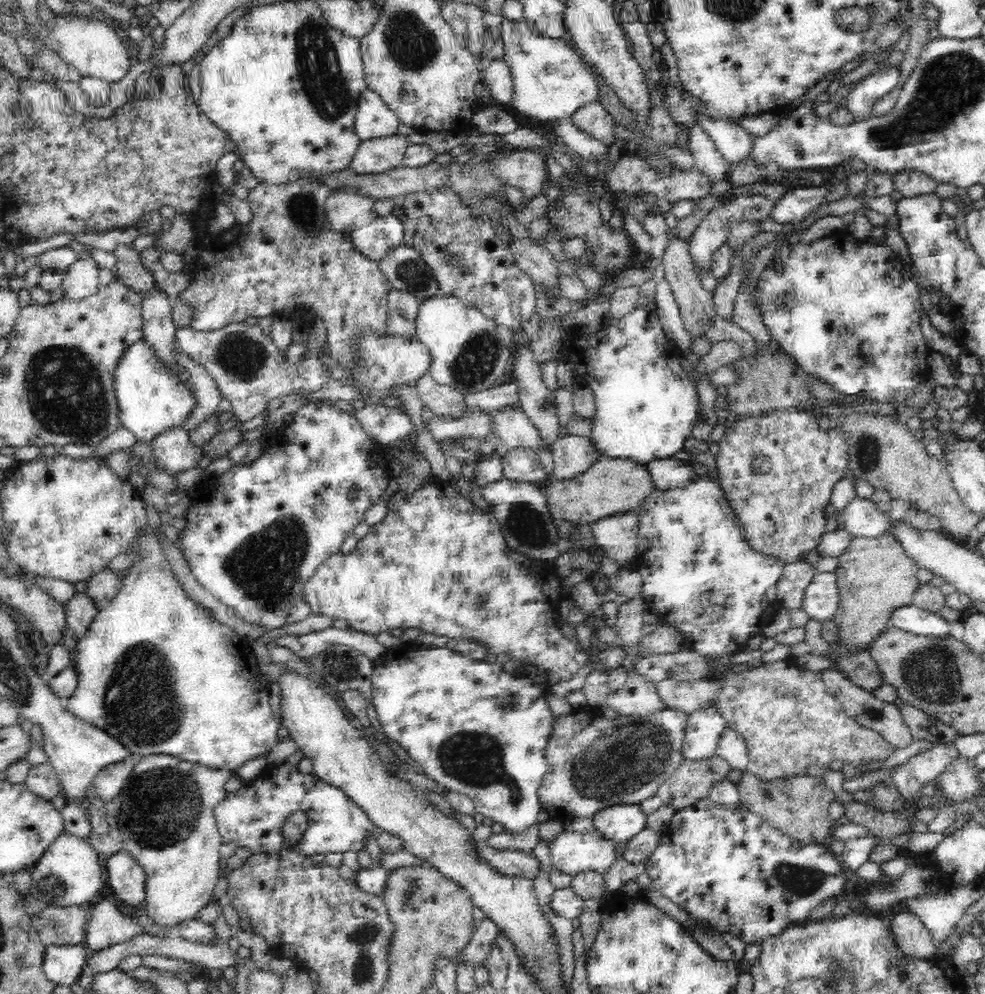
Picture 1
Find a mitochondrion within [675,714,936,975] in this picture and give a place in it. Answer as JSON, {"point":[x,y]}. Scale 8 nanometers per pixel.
{"point":[800,880]}

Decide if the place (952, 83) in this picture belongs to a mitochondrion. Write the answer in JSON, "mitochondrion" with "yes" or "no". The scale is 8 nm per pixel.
{"mitochondrion":"yes"}

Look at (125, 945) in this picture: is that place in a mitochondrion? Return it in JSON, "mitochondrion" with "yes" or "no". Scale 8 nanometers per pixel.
{"mitochondrion":"no"}

